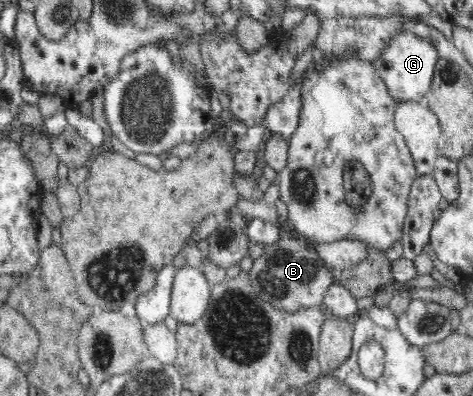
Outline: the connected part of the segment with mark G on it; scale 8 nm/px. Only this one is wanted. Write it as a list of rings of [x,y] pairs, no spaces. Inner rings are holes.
[[[405,30],[393,33],[388,47],[371,64],[379,72],[379,76],[387,86],[387,91],[394,100],[398,103],[419,102],[424,100],[426,93],[430,90],[438,58],[437,50],[432,43]]]

